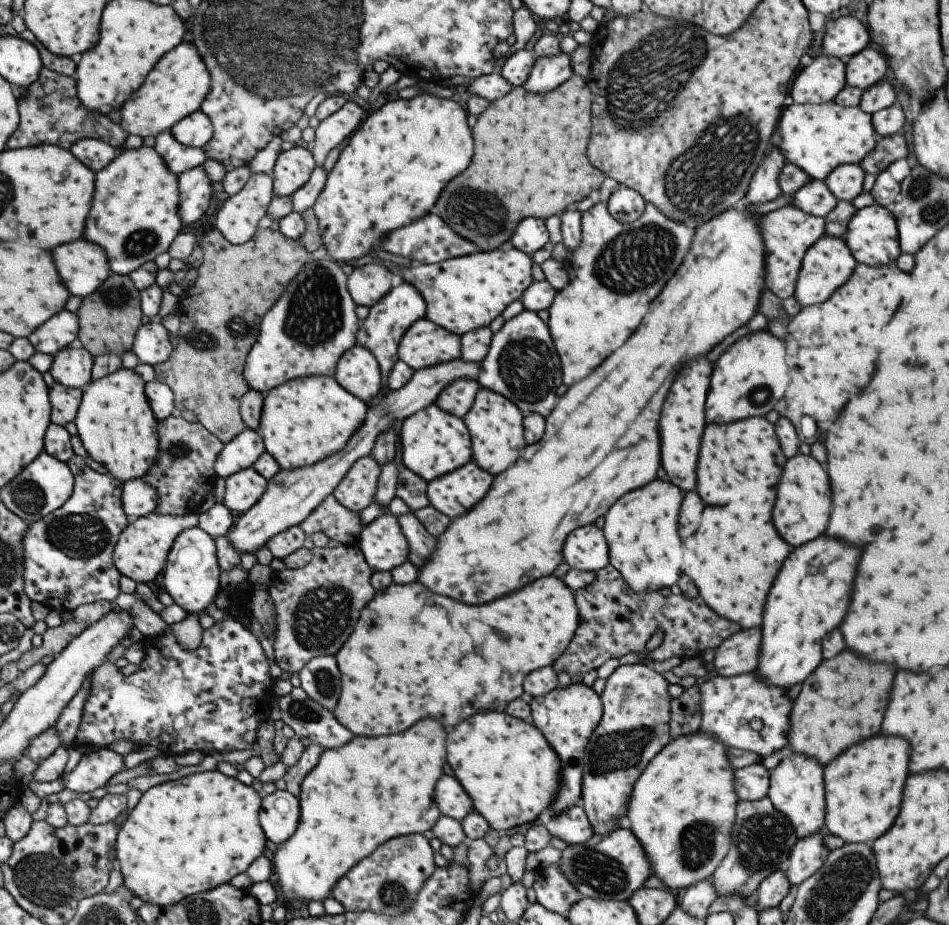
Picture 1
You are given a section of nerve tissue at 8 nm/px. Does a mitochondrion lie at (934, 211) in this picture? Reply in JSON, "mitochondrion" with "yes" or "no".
{"mitochondrion":"yes"}

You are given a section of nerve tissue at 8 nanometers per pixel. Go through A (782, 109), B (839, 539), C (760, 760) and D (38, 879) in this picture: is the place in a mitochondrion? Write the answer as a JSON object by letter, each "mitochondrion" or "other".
{"A":"other","B":"other","C":"other","D":"mitochondrion"}

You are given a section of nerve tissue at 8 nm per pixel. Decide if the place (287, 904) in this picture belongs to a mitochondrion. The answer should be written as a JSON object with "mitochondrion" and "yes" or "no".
{"mitochondrion":"no"}

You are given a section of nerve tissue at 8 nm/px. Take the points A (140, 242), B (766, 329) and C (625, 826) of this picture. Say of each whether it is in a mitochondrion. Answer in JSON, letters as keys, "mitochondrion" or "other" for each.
{"A":"mitochondrion","B":"other","C":"other"}

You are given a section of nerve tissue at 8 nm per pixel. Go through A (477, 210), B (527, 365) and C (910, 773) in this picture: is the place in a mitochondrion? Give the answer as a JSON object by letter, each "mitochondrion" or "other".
{"A":"mitochondrion","B":"mitochondrion","C":"other"}

